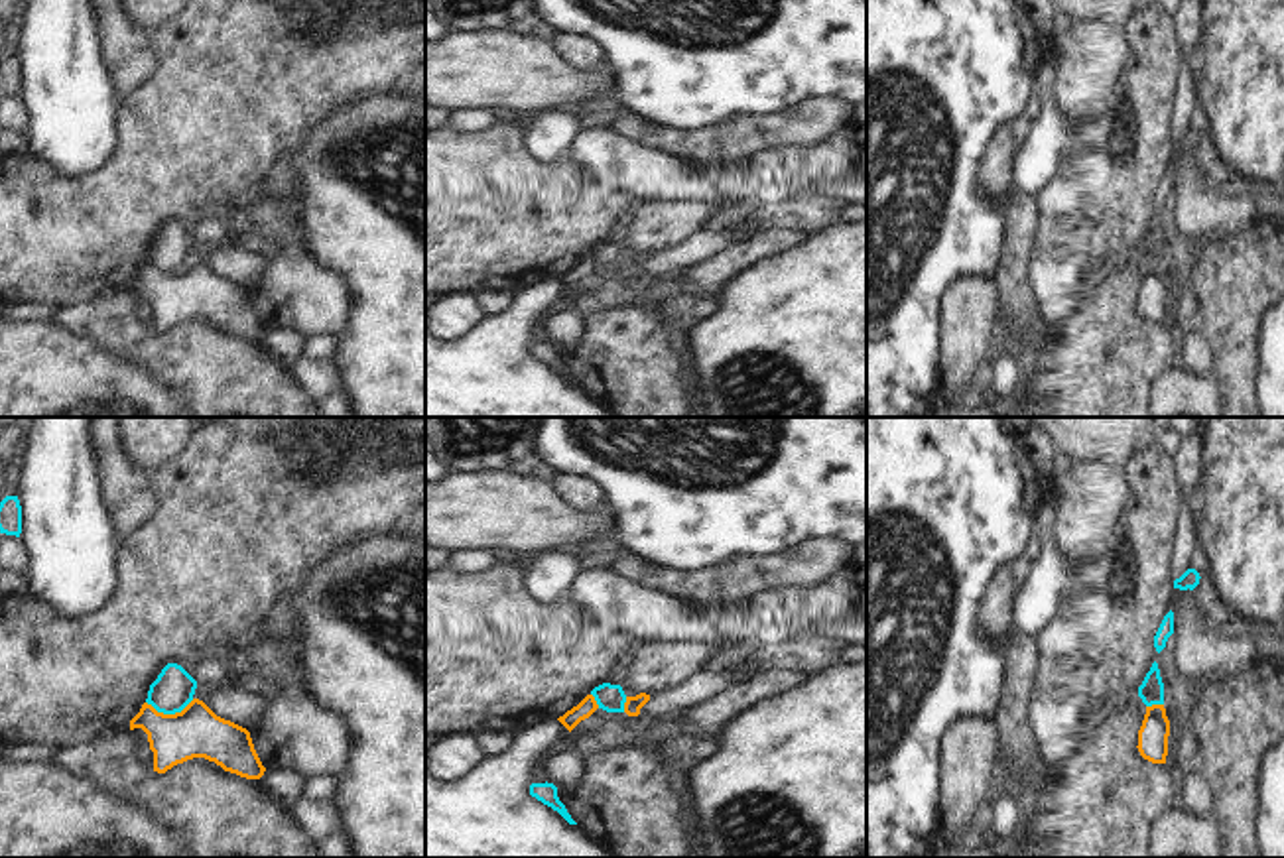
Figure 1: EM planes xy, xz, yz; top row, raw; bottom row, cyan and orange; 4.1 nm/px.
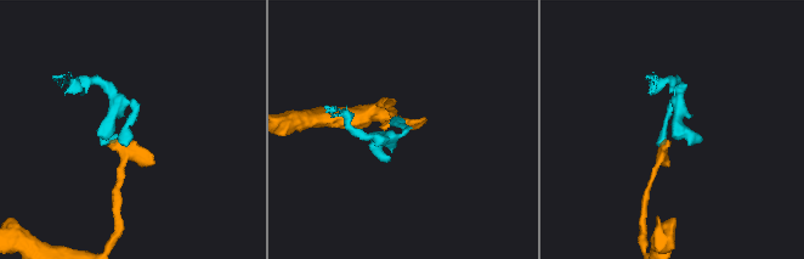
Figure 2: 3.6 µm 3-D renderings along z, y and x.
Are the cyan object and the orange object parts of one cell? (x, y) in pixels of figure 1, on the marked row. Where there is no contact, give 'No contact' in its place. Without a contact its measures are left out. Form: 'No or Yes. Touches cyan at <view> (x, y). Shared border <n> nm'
No. Touches cyan at xy (170, 713). Shared border 200 nm.

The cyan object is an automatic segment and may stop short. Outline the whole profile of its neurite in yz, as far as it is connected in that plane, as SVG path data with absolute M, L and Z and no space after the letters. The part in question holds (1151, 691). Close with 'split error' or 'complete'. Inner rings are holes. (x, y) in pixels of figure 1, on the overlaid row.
M1156 661L1152 663L1142 685L1138 687L1138 697L1146 706L1164 705L1164 683Z | complete

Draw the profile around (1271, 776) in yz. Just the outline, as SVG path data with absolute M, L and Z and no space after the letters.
M1284 736L1264 752L1256 785L1256 844L1260 856L1284 858Z

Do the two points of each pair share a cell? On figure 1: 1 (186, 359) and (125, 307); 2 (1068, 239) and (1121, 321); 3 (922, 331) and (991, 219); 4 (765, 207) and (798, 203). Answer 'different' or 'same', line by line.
1: same
2: different
3: same
4: same

